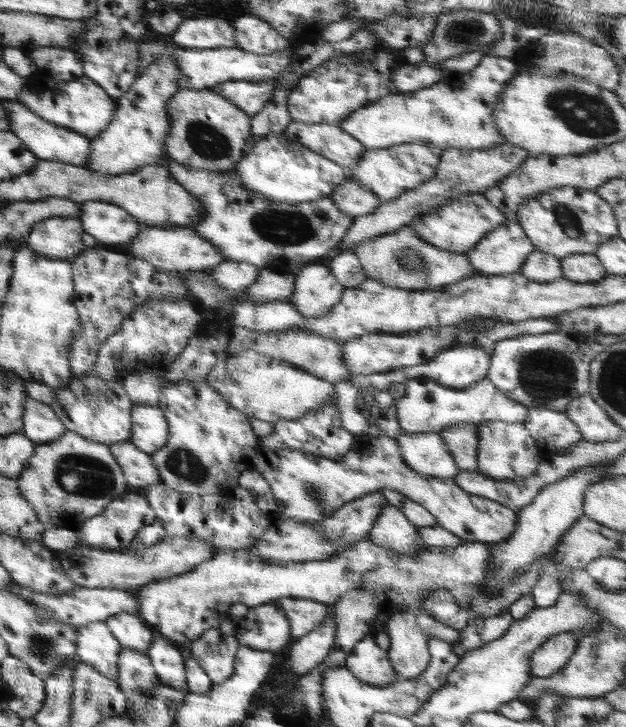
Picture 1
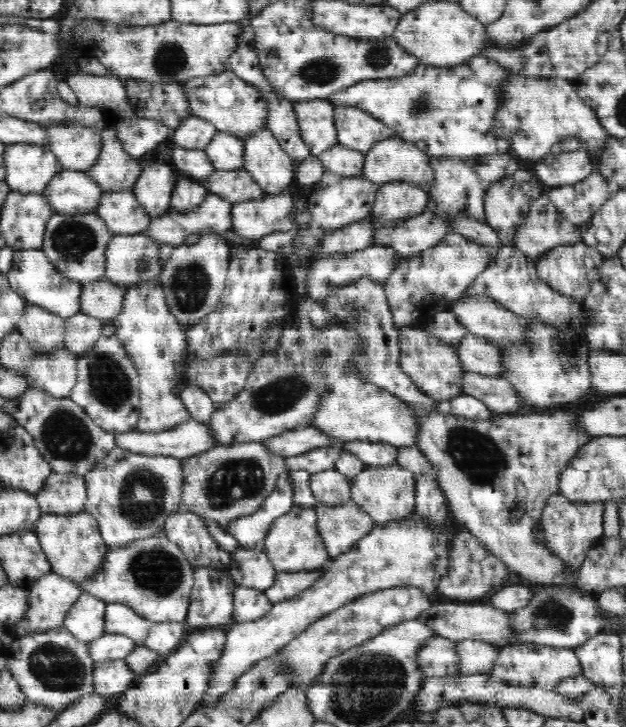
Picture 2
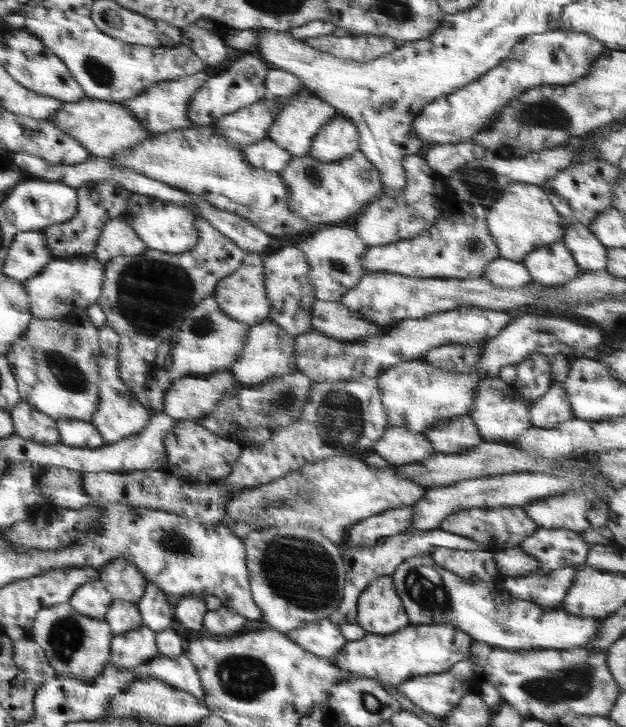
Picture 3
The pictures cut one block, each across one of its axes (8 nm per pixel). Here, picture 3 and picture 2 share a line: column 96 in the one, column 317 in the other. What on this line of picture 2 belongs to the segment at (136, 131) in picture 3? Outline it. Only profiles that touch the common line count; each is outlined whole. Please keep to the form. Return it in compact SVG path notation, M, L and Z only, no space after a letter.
M330 100L295 101L294 110L300 138L310 149L311 156L319 156L338 145L334 107Z

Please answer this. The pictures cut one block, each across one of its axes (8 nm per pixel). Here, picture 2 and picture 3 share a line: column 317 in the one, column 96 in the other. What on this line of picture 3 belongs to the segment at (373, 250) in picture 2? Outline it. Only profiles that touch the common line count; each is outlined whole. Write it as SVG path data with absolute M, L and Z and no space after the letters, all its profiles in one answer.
M95 255L86 258L55 258L32 278L26 279L23 285L28 294L31 318L37 320L63 321L97 303L104 284L104 265L96 260Z

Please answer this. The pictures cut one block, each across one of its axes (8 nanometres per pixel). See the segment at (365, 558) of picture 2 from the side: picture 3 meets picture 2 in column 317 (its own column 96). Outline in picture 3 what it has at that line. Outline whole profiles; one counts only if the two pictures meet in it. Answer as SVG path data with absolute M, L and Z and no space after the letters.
M94 580L78 587L69 598L69 604L76 612L88 618L104 621L113 600L111 594L104 588L104 584L100 580Z

